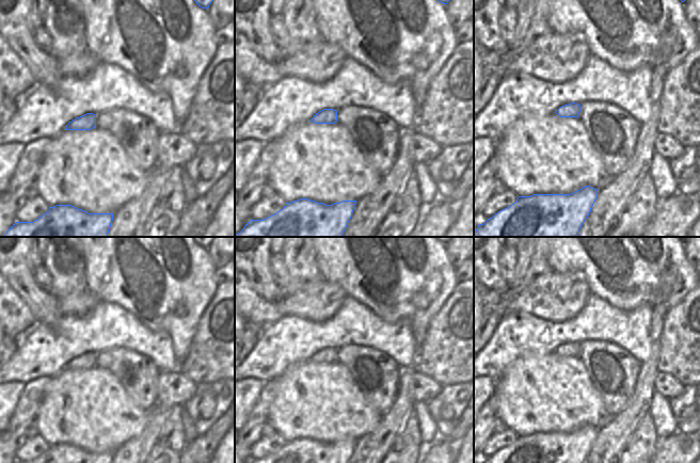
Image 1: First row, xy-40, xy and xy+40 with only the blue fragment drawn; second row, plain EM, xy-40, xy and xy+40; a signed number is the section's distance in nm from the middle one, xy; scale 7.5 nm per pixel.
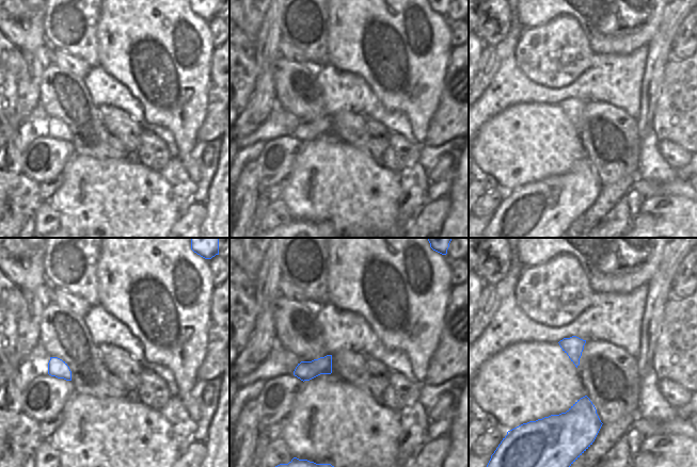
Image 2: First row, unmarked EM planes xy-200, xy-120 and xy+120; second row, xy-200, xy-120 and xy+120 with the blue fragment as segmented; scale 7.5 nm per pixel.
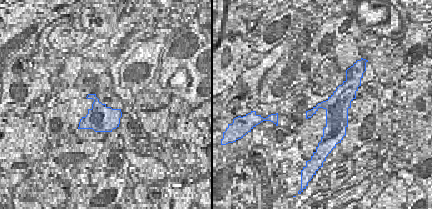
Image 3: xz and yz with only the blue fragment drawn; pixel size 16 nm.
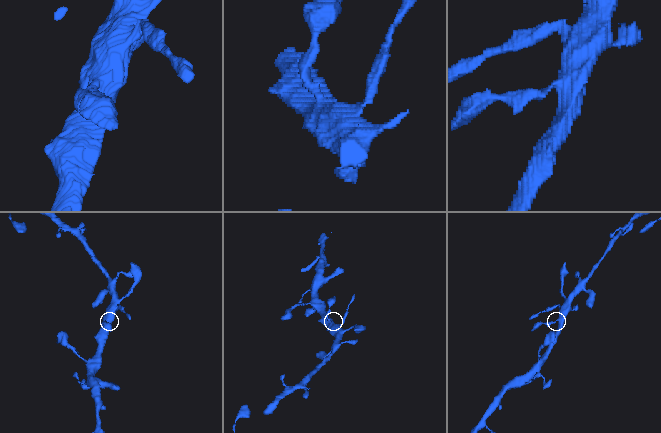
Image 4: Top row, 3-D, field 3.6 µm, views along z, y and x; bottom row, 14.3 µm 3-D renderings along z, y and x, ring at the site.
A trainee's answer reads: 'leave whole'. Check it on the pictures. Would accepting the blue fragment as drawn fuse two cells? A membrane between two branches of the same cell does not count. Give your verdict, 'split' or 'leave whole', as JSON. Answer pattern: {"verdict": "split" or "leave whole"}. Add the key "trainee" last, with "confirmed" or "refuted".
{"verdict": "leave whole", "trainee": "confirmed"}

